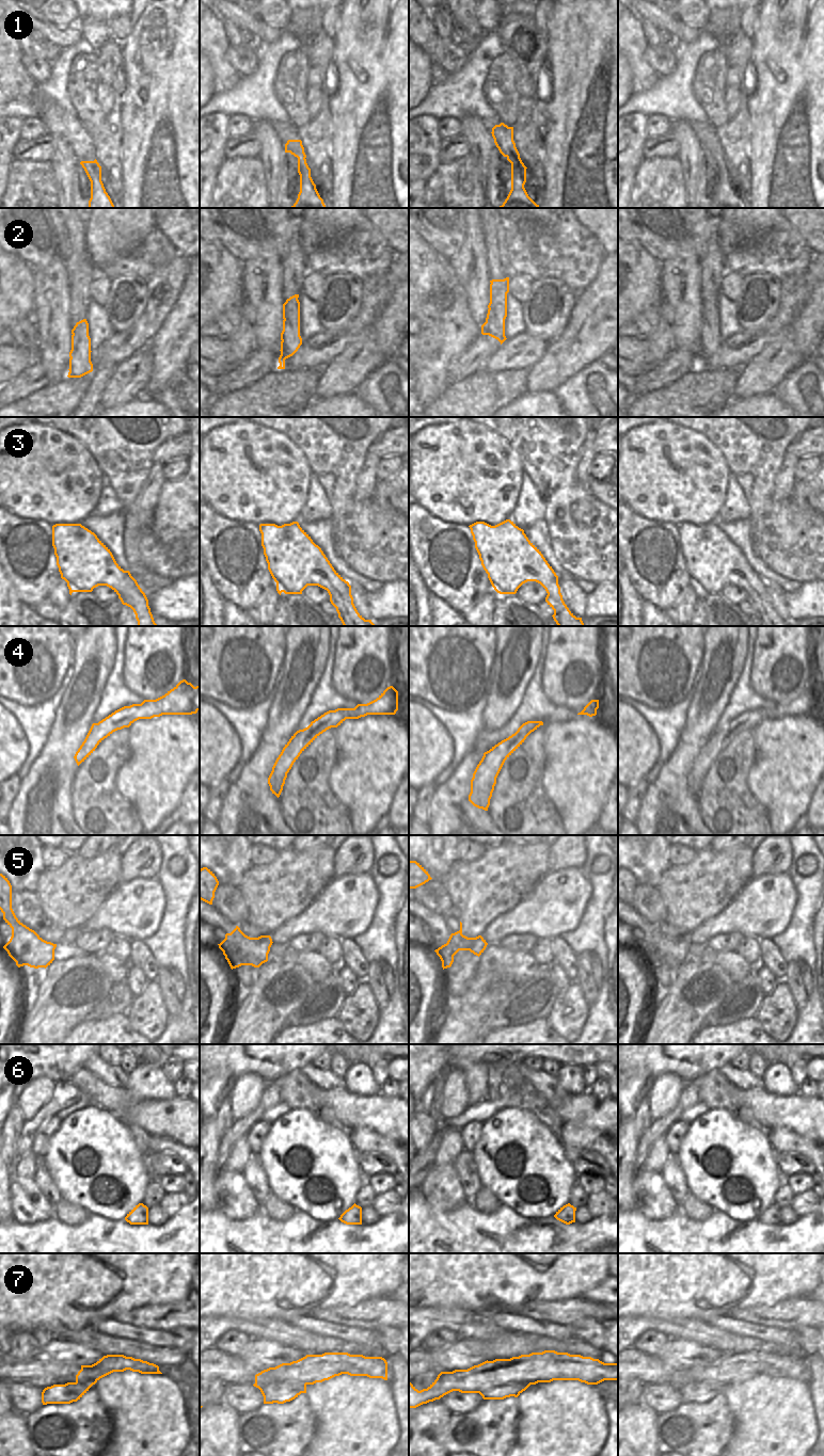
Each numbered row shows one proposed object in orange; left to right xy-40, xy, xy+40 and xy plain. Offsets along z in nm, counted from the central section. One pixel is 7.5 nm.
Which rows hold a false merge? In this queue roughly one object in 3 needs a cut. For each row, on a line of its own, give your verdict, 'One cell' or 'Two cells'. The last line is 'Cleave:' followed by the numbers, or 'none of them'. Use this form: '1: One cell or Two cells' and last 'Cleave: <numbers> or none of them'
1: One cell
2: Two cells
3: One cell
4: One cell
5: One cell
6: One cell
7: Two cells
Cleave: 2, 7

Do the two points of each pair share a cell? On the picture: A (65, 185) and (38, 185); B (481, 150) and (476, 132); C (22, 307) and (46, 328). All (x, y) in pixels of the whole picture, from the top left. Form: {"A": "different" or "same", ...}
{"A": "different", "B": "same", "C": "different"}

